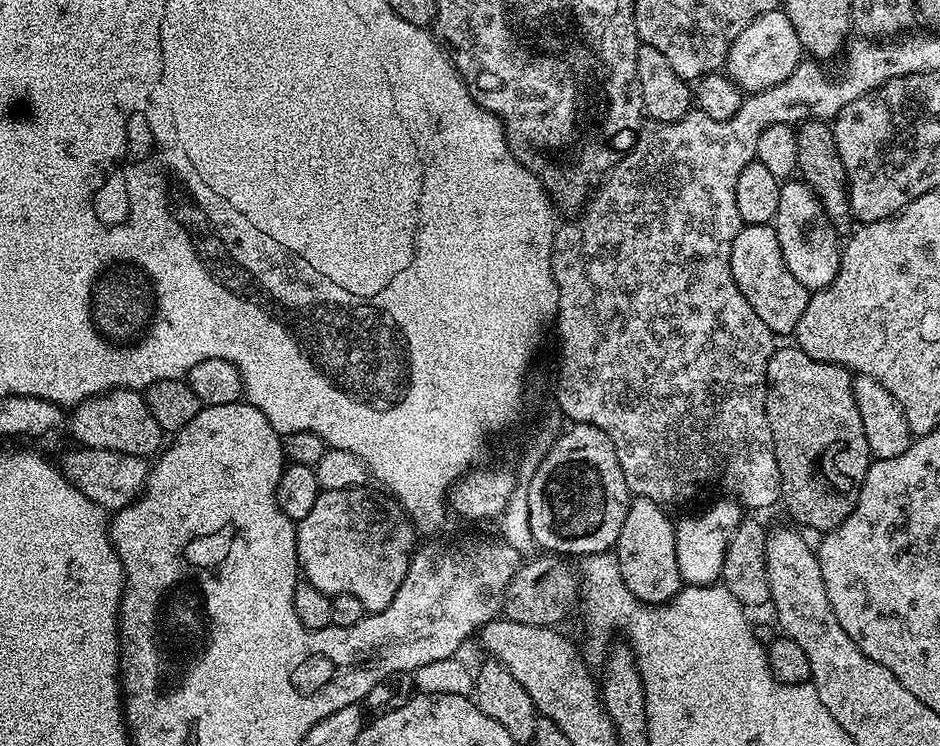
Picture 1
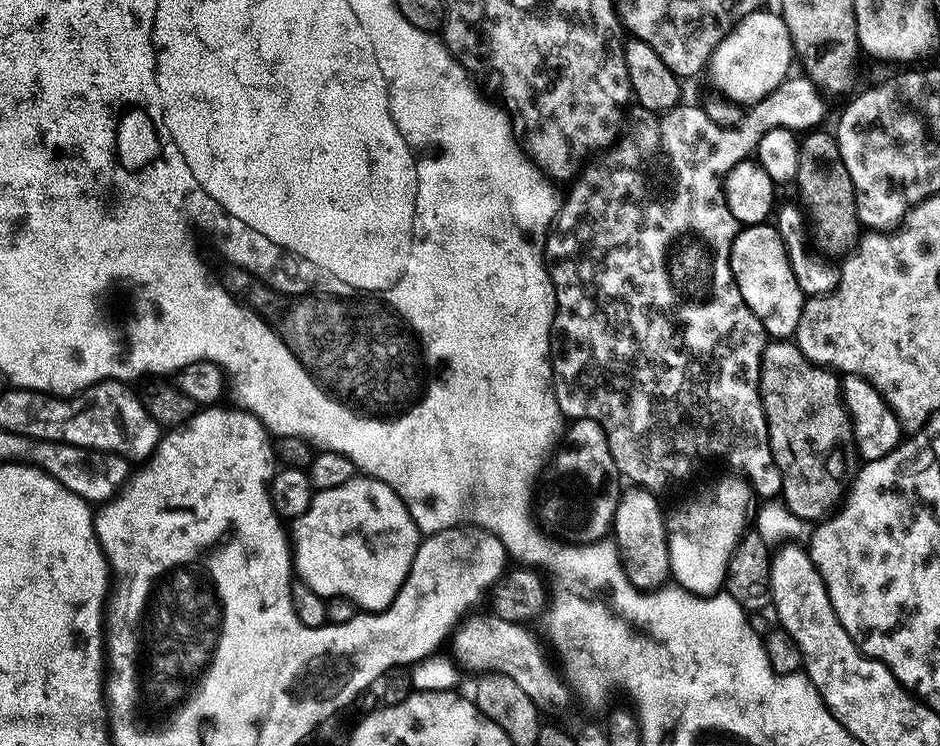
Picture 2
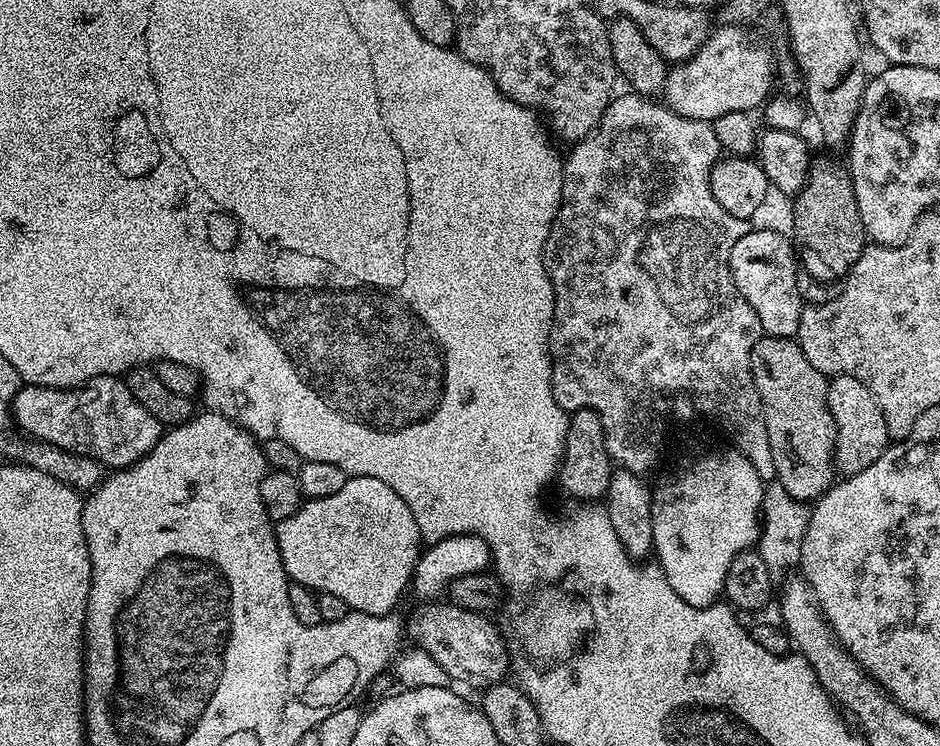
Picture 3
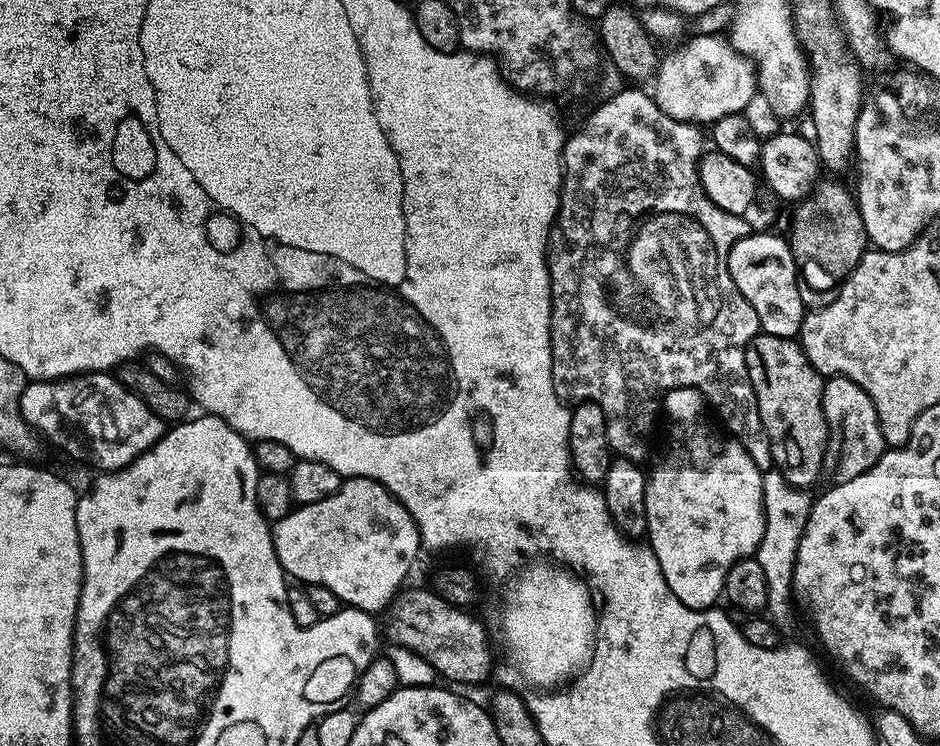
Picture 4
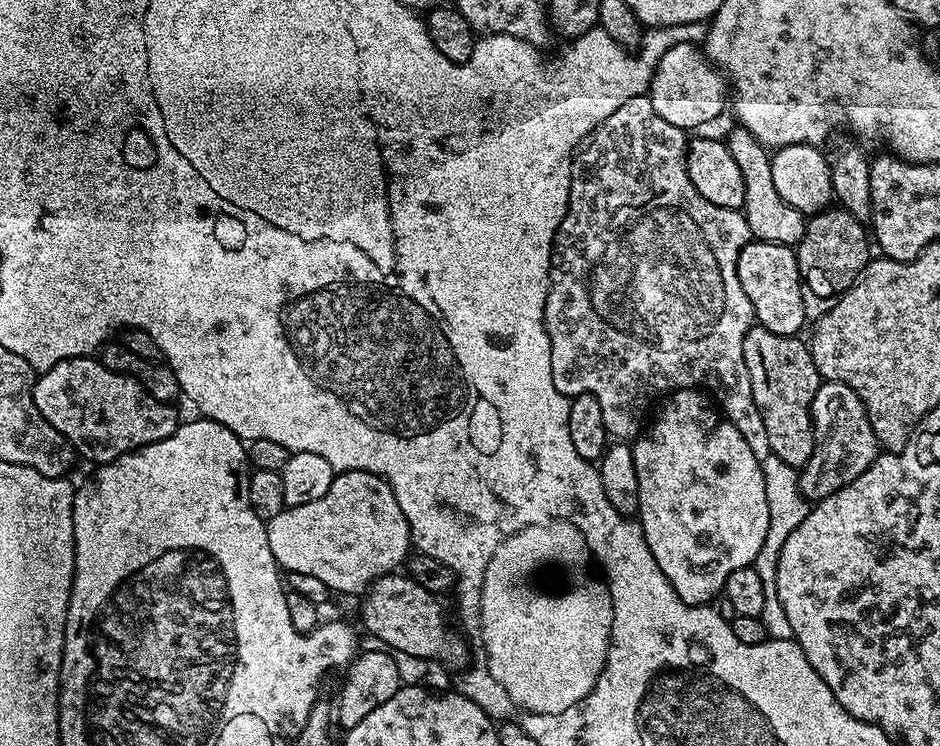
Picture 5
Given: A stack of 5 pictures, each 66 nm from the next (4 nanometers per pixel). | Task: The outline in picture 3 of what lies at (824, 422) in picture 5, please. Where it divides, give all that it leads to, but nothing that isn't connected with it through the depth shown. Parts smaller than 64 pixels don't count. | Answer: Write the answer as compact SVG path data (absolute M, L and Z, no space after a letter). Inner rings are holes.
M834 376L828 381L828 405L836 423L836 450L834 468L844 476L853 476L866 466L878 462L878 458L890 447L890 437L886 430L886 418L874 402L874 394L853 376Z

